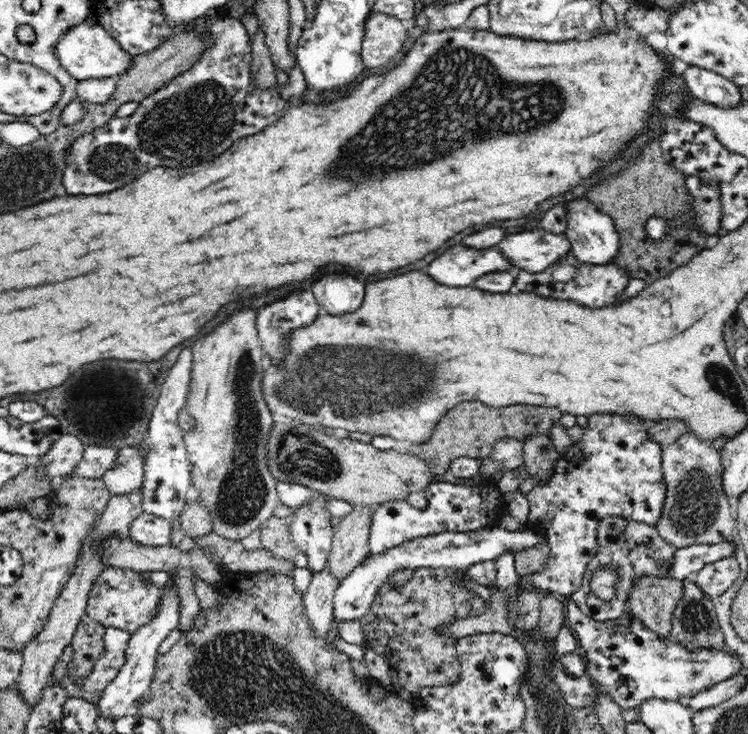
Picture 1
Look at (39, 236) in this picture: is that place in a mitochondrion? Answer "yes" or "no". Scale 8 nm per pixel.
no

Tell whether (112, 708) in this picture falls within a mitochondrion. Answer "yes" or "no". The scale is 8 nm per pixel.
no

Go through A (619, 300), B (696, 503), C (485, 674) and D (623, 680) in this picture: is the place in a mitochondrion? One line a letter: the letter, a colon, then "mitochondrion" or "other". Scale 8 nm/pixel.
A: other
B: mitochondrion
C: other
D: other

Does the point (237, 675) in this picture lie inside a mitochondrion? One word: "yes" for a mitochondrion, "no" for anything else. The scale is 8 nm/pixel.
yes

